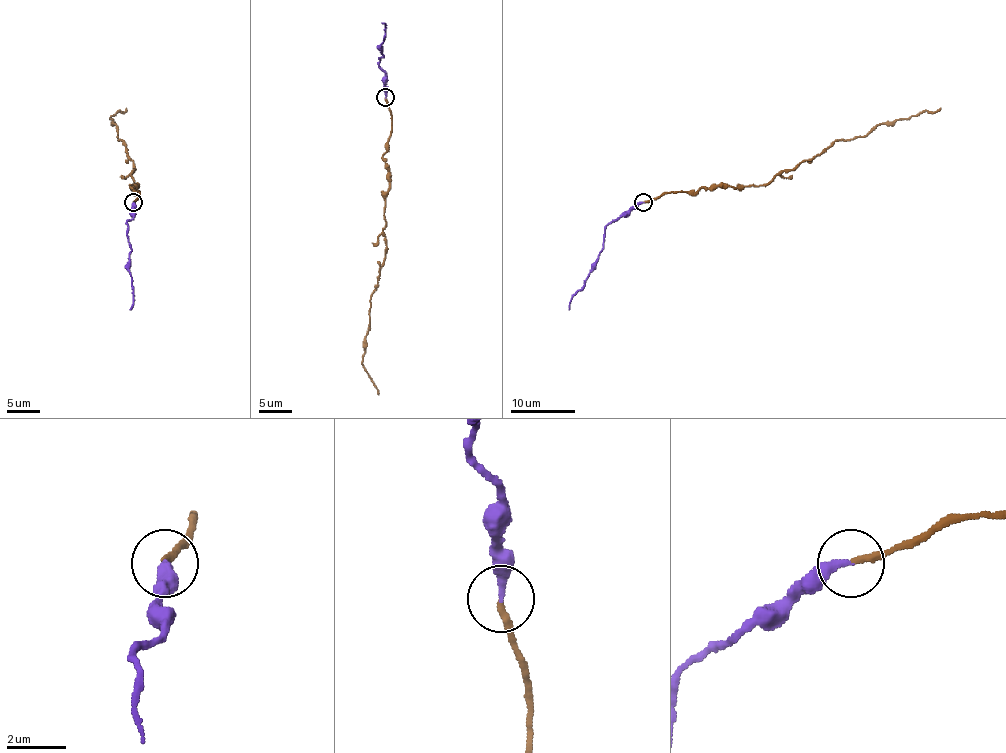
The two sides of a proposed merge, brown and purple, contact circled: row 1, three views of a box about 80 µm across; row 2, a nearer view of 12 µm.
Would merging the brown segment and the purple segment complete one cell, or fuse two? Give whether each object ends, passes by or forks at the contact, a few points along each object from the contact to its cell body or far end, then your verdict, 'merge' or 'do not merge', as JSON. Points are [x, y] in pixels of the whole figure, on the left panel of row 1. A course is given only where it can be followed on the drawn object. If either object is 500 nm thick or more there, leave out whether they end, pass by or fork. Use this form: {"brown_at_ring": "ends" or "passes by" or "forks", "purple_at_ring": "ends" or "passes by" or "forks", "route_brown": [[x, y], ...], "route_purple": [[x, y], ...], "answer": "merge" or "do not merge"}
{"brown_at_ring": "ends", "purple_at_ring": "ends", "route_brown": [[133, 203], [139, 193], [131, 187], [136, 187], [131, 185], [133, 162], [110, 119], [127, 107]], "route_purple": [[133, 203], [133, 217], [127, 222], [131, 250], [133, 297], [130, 310]], "answer": "do not merge"}

